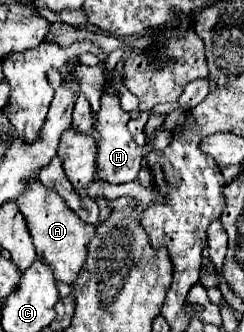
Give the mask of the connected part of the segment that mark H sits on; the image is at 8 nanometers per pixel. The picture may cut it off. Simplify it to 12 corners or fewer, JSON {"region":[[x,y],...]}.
{"region":[[123,50],[109,54],[97,112],[97,168],[109,184],[133,182],[147,148],[127,130],[113,92]]}

